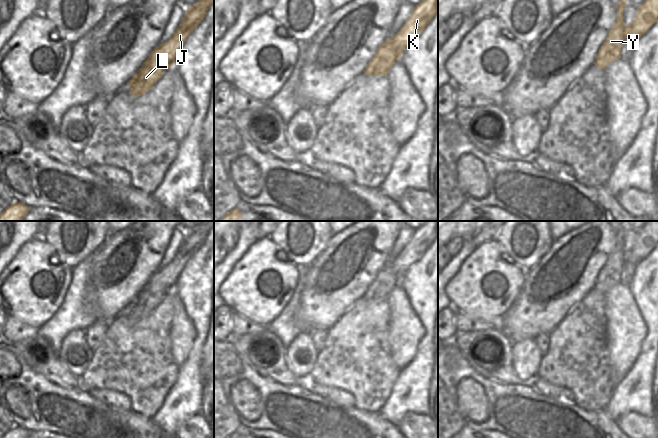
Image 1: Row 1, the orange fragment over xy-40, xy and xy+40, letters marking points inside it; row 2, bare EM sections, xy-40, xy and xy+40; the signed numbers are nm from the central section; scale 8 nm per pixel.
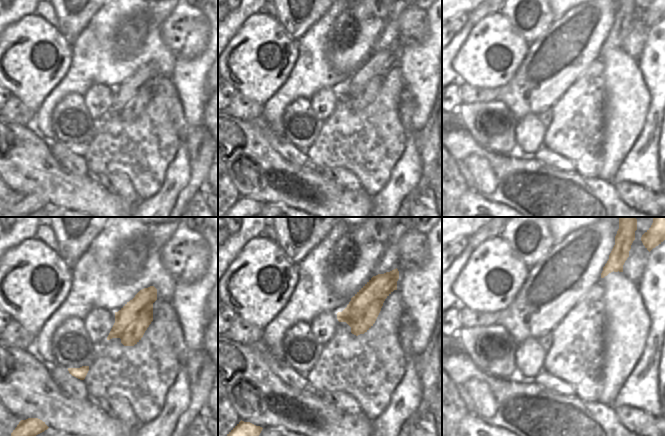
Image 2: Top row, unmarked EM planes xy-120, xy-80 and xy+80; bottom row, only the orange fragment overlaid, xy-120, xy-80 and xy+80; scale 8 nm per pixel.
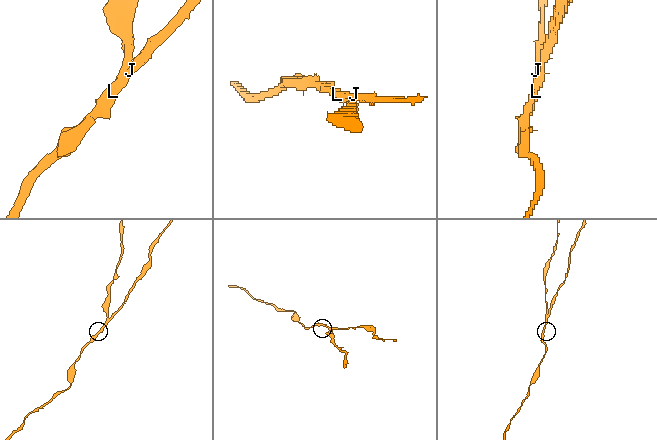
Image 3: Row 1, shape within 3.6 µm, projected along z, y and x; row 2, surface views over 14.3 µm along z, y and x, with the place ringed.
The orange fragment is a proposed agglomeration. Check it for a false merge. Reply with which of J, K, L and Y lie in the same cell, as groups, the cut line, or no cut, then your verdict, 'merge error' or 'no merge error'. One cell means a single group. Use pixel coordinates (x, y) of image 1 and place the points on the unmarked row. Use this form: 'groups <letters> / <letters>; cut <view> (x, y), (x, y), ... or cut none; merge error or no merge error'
groups J K L / Y; cut xy (393, 267), (393, 276), (384, 274), (373, 281); merge error

